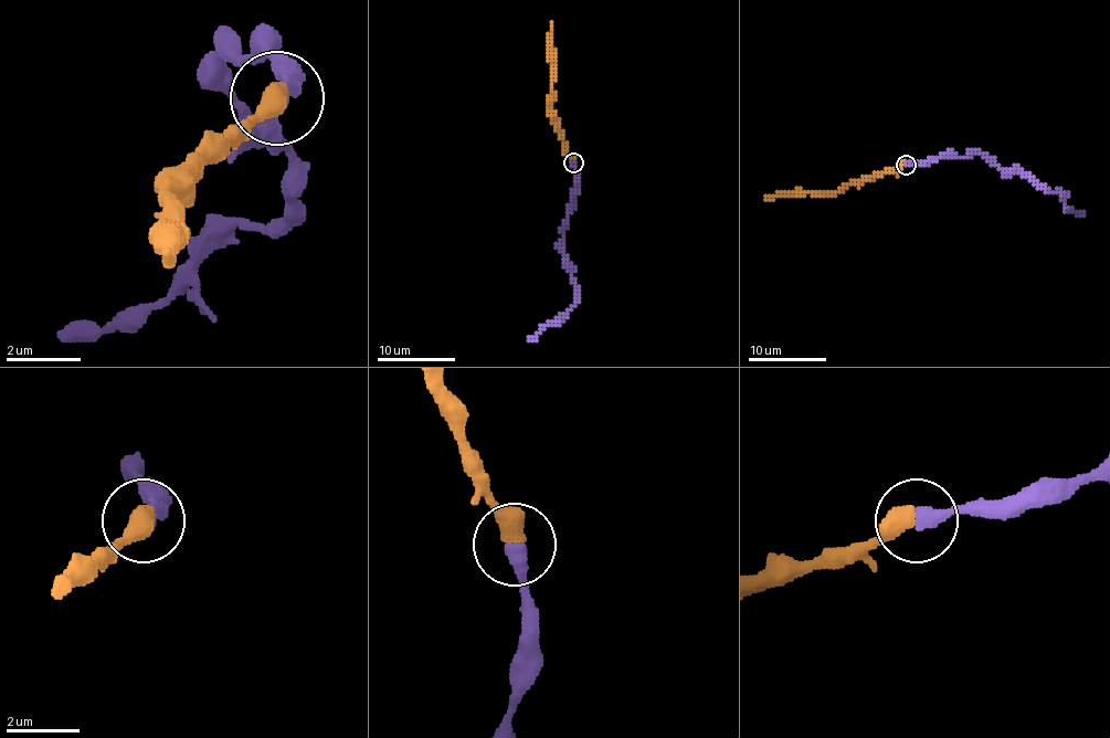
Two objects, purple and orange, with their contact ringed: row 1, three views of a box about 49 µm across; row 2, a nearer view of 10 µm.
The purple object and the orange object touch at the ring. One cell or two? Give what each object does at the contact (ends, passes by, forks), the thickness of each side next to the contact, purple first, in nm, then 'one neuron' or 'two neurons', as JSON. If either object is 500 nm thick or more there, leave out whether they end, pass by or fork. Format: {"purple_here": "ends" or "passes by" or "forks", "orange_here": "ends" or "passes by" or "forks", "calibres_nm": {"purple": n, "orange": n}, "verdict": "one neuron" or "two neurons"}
{"calibres_nm": {"purple": 440, "orange": 550}, "verdict": "one neuron"}

